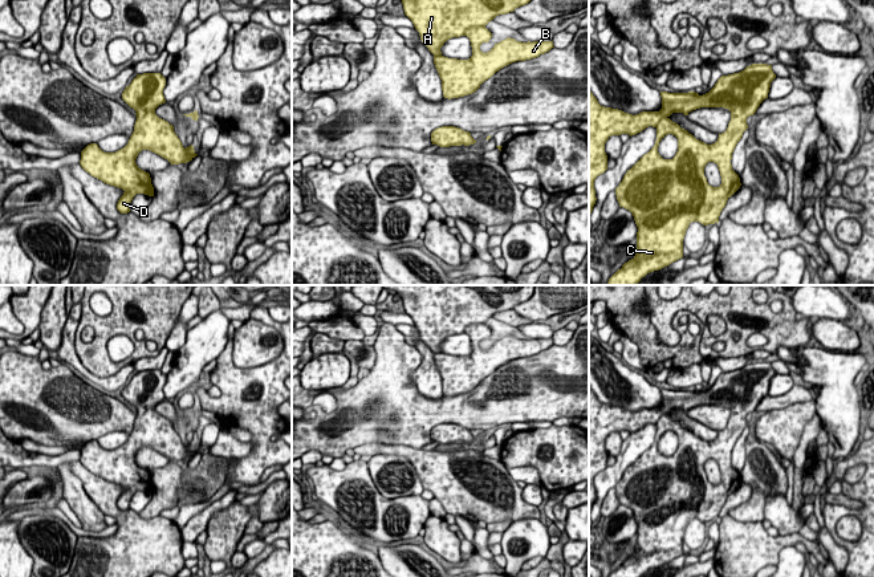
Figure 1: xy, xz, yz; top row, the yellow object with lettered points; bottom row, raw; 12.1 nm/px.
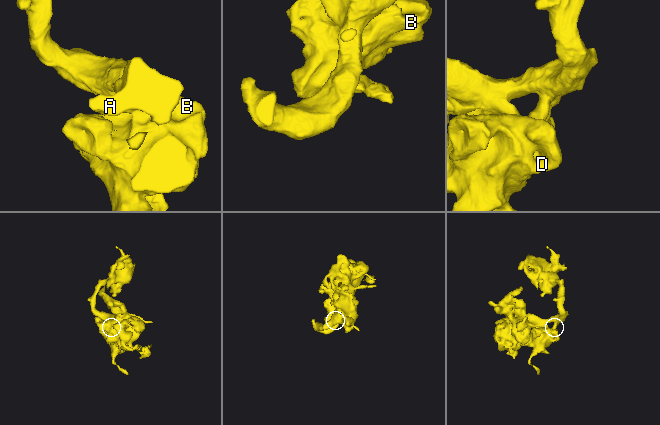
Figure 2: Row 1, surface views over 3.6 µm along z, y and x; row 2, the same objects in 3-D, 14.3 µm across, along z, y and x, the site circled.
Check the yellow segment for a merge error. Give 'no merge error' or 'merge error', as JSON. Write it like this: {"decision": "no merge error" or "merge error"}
{"decision": "no merge error"}

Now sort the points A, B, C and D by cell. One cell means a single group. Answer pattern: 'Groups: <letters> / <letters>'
Groups: A B C D

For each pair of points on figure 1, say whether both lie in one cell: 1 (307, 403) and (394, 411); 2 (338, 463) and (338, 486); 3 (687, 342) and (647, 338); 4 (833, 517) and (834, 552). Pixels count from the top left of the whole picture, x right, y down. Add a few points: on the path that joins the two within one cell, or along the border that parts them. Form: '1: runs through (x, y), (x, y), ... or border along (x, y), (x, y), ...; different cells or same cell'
1: runs through (326, 417), (333, 417), (340, 411), (372, 411); same cell
2: border along (346, 464), (338, 470), (328, 466); different cells
3: runs through (678, 350), (659, 350), (657, 348); same cell
4: border along (825, 527), (830, 536), (846, 551), (848, 563); different cells

